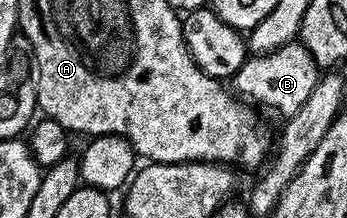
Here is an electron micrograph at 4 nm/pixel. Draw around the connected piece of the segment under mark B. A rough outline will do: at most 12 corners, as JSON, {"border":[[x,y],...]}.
{"border":[[303,42],[257,57],[230,79],[283,116],[310,100],[318,67]]}

